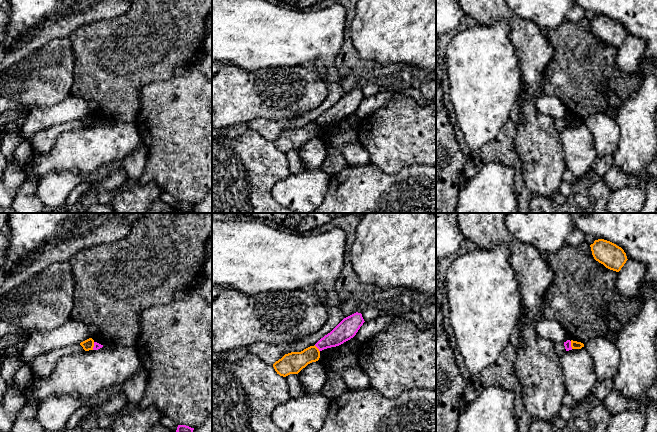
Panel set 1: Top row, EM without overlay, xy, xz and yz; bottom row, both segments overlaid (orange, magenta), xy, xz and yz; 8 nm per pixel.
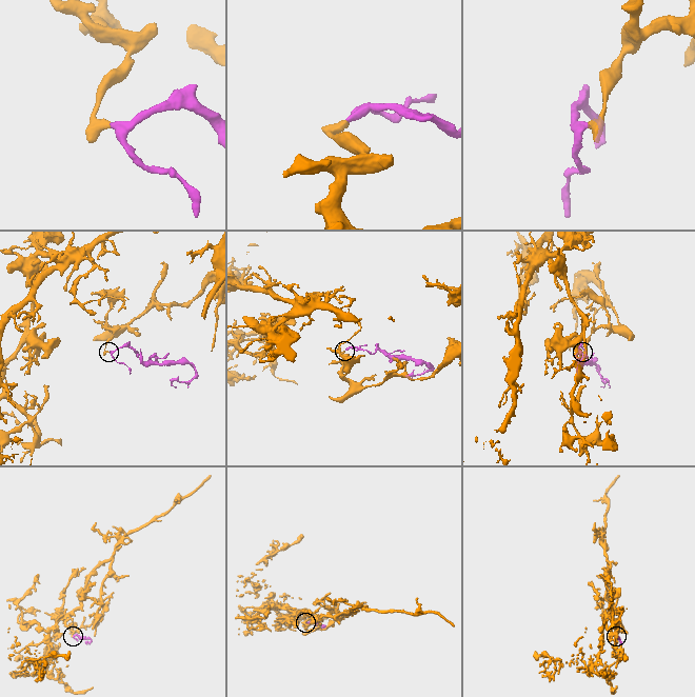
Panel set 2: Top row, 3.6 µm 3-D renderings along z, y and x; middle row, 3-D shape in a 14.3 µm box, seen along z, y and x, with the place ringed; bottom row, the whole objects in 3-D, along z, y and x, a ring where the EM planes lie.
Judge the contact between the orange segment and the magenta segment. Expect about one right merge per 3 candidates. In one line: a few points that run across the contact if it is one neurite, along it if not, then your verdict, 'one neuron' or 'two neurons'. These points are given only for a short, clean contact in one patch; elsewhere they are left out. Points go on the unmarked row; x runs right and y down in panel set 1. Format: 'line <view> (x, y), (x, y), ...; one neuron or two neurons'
line yz (570, 117), (572, 124); two neurons

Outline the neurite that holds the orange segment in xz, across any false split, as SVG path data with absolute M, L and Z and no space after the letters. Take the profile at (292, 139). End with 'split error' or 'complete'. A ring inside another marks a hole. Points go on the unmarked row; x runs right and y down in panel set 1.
M314 121L301 128L285 130L281 135L273 140L273 143L277 150L286 153L290 150L298 150L308 140L318 137L319 134L320 127Z; complete

